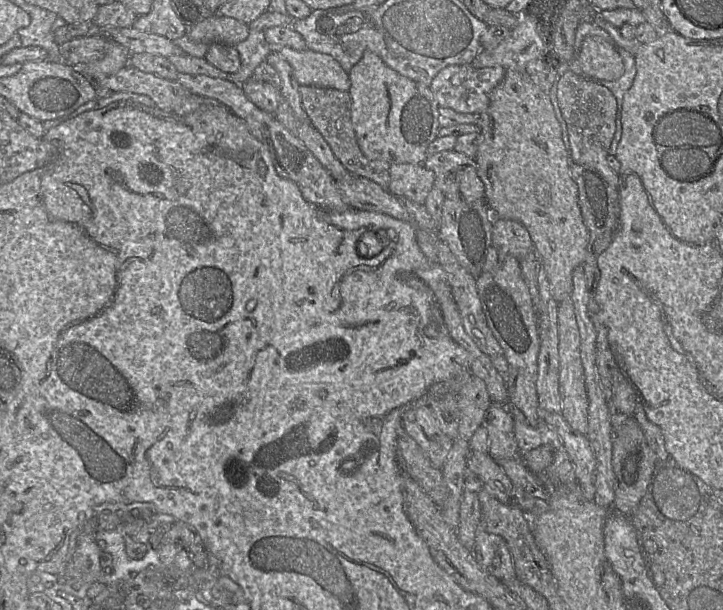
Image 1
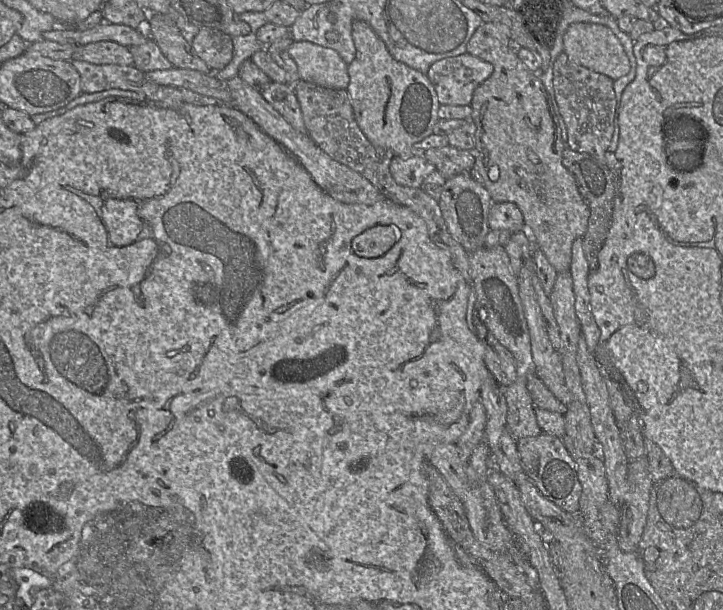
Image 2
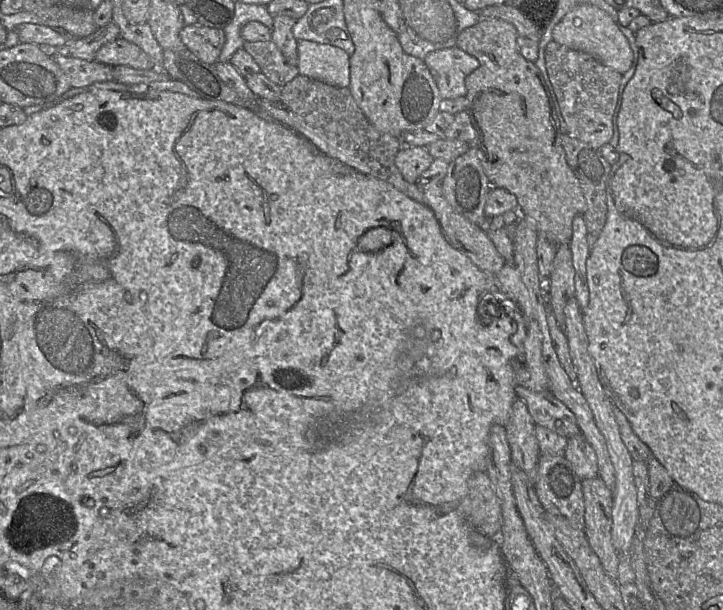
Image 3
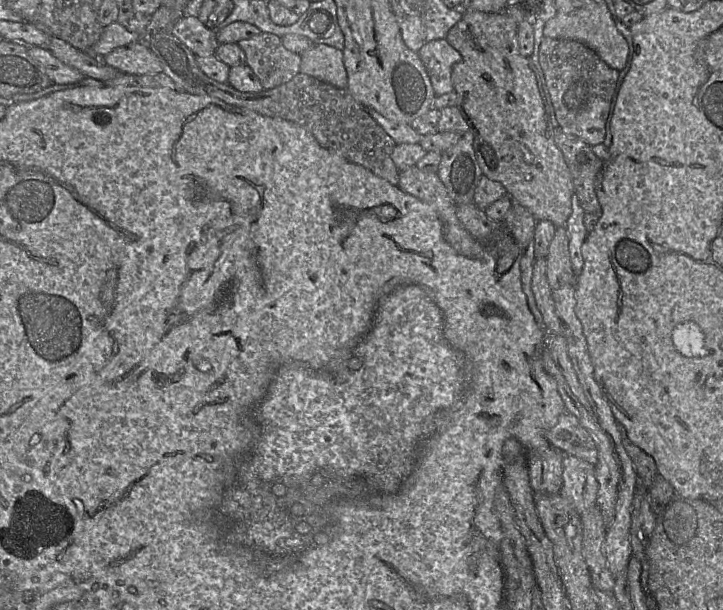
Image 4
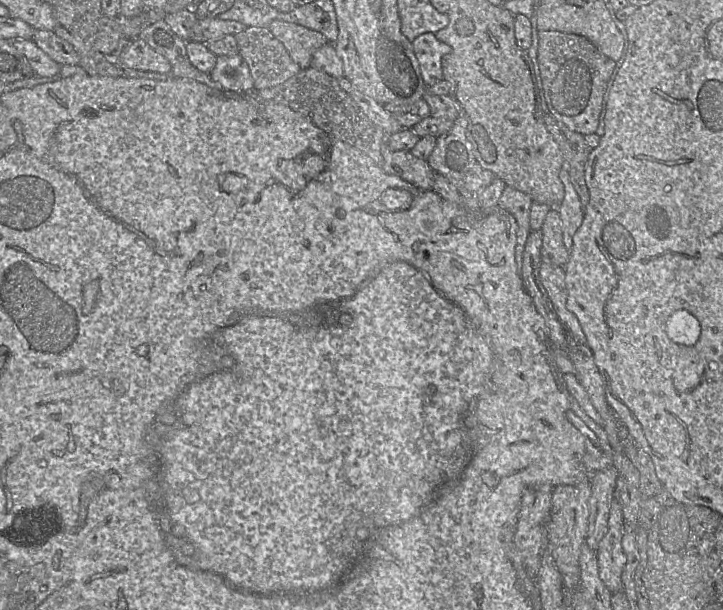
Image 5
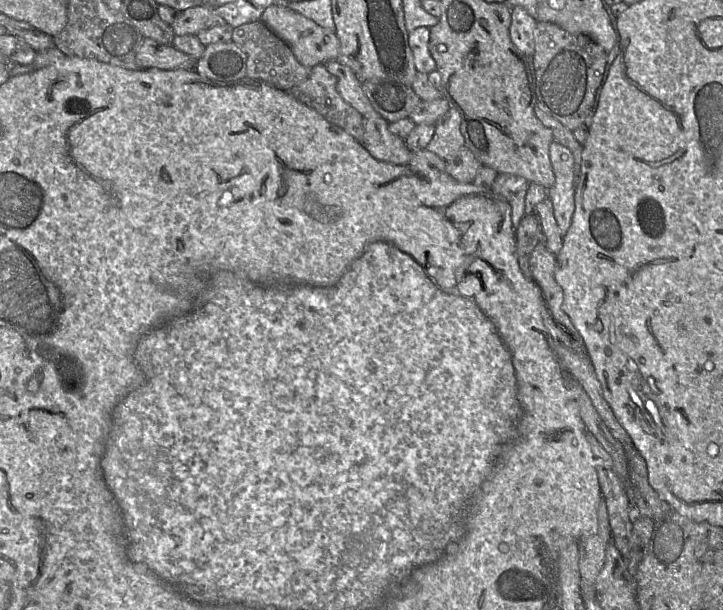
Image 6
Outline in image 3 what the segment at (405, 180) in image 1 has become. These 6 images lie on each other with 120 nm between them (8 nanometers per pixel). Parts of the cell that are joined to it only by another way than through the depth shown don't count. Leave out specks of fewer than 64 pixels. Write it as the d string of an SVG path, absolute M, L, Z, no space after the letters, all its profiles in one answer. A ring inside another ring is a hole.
M402 146L395 157L395 166L409 183L418 183L434 158L425 147Z

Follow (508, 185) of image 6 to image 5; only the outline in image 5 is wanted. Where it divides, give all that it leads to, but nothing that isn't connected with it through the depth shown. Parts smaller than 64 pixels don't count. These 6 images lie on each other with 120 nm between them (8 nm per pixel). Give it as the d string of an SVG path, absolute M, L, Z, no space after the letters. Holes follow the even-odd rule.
M506 186L504 188L498 201L498 207L512 214L517 223L516 261L518 263L518 271L521 276L521 282L523 282L523 253L528 236L531 232L529 216L532 203L533 200L528 194L510 186Z

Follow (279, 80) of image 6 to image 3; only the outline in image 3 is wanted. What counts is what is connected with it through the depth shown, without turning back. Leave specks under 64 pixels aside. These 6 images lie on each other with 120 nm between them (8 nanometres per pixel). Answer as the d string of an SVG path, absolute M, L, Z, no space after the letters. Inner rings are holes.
M245 41L243 48L259 65L261 72L273 83L283 87L298 74L297 65L289 64L283 53L272 41Z

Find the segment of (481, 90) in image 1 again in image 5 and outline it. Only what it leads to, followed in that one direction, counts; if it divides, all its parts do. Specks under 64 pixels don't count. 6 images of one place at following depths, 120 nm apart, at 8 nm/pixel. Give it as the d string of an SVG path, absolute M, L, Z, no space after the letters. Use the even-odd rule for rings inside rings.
M431 32L419 35L411 43L427 87L443 80L441 59L452 52L451 46L439 41Z

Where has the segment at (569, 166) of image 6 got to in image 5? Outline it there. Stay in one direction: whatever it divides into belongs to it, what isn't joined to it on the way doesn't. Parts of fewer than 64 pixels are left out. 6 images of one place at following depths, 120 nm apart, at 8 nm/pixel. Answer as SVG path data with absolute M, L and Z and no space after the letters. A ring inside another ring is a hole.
M563 161L563 168L559 173L559 179L564 186L564 198L557 207L561 219L563 242L568 252L572 250L573 237L580 227L584 212L579 197L570 181L569 173Z

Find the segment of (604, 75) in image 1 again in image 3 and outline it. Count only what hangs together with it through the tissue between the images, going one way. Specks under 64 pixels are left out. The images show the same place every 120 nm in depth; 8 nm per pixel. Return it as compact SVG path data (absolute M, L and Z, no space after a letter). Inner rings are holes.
M579 4L571 9L554 27L553 40L571 49L590 54L605 66L624 74L631 65L633 54L627 38L611 16L592 4Z

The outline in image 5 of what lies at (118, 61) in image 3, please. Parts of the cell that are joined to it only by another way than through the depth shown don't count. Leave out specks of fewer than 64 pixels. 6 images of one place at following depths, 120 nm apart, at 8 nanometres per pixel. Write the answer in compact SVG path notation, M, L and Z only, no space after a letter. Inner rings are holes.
M135 38L124 47L120 59L124 65L132 69L169 75L171 72L170 62L140 38Z

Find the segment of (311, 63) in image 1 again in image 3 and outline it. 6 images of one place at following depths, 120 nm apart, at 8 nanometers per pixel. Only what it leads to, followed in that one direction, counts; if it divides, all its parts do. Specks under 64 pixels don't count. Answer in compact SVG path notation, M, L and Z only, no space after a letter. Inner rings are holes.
M300 40L297 51L300 75L340 88L349 87L350 56L343 49L329 44Z

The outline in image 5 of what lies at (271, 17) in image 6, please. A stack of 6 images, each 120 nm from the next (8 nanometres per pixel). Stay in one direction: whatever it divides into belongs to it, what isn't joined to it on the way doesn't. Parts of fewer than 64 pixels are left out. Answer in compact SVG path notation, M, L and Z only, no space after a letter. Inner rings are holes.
M273 20L268 29L284 45L292 60L301 69L311 67L314 52L328 43L320 32L295 23Z

